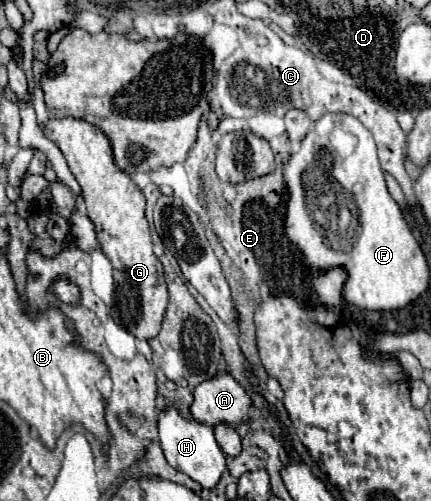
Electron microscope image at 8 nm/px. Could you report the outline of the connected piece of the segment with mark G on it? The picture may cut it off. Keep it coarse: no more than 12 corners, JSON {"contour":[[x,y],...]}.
{"contour":[[76,118],[42,132],[82,186],[114,266],[122,324],[160,332],[168,290],[146,198],[108,136]]}

